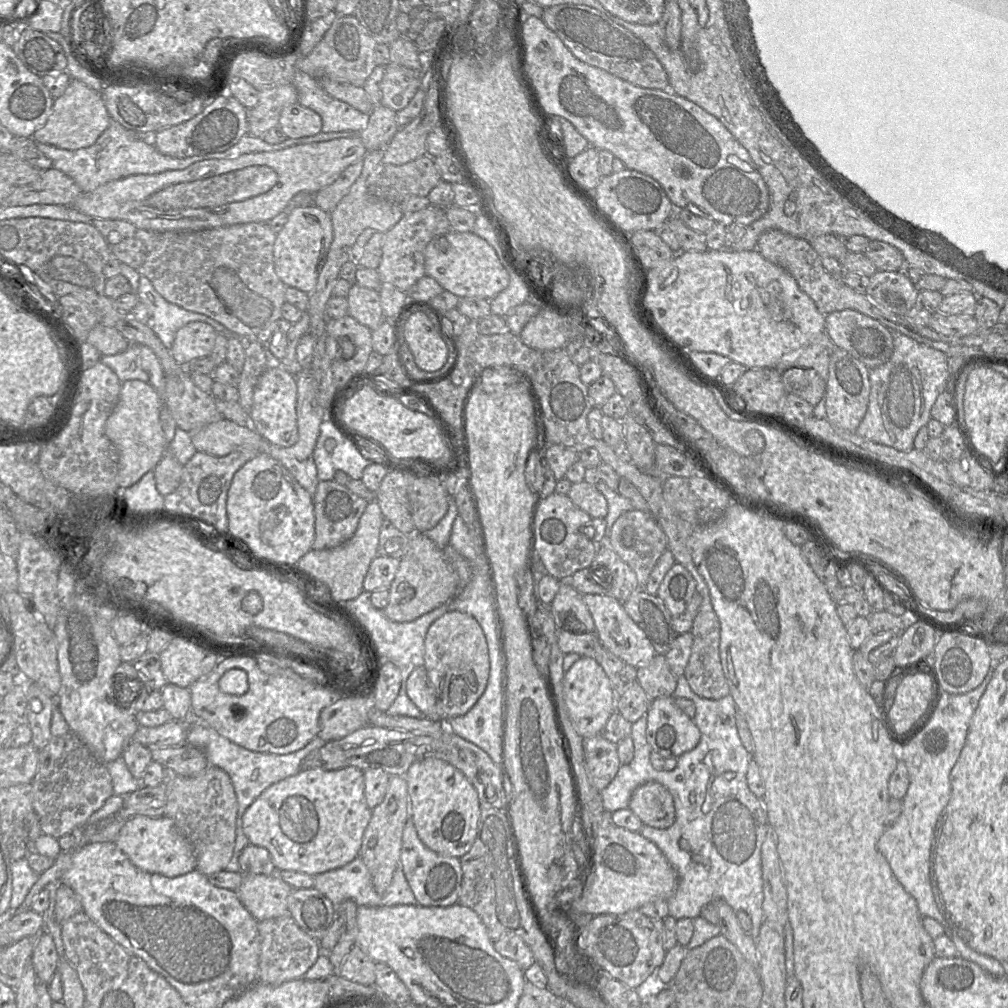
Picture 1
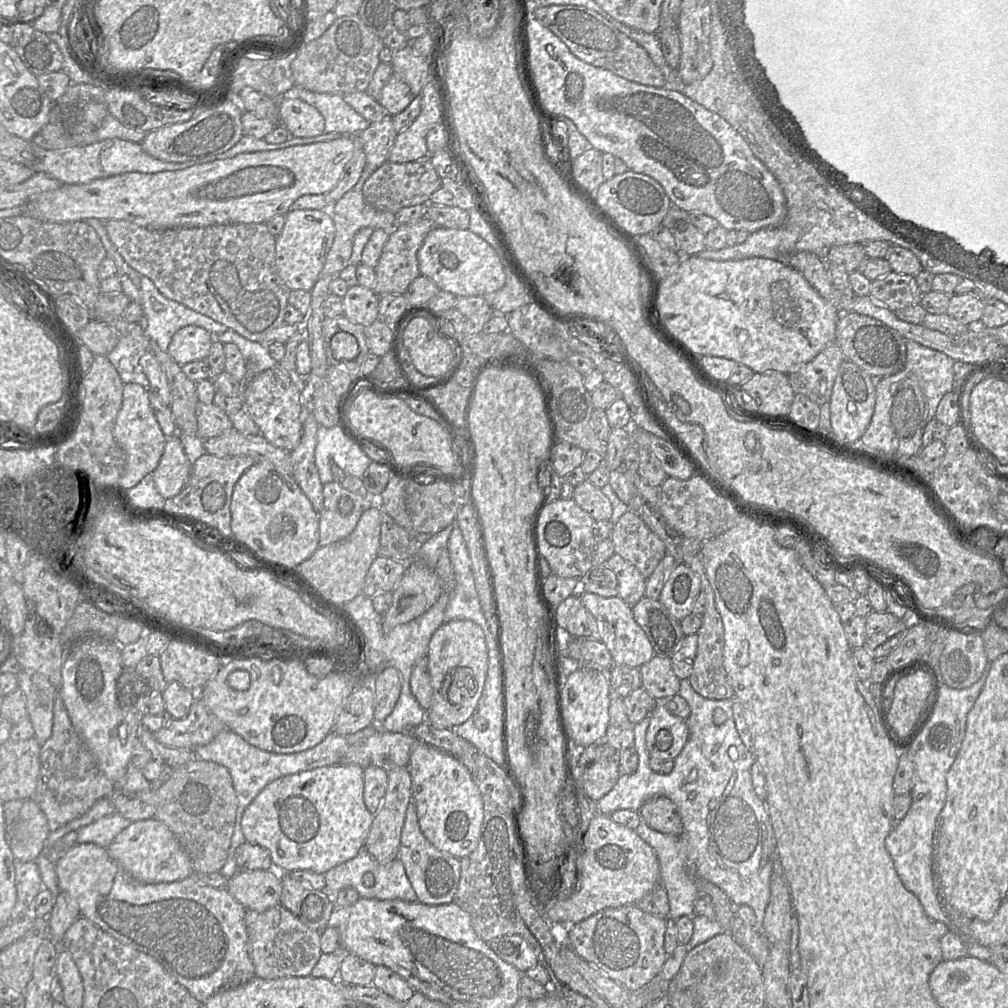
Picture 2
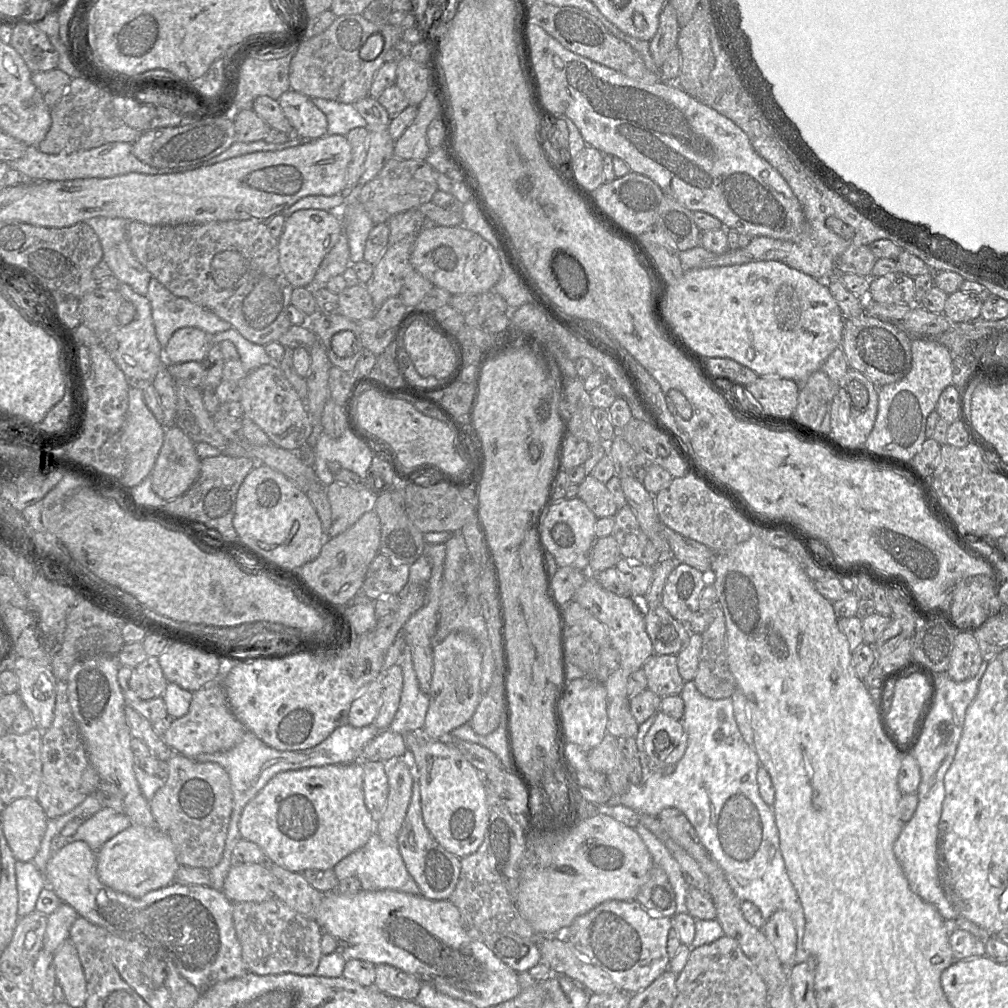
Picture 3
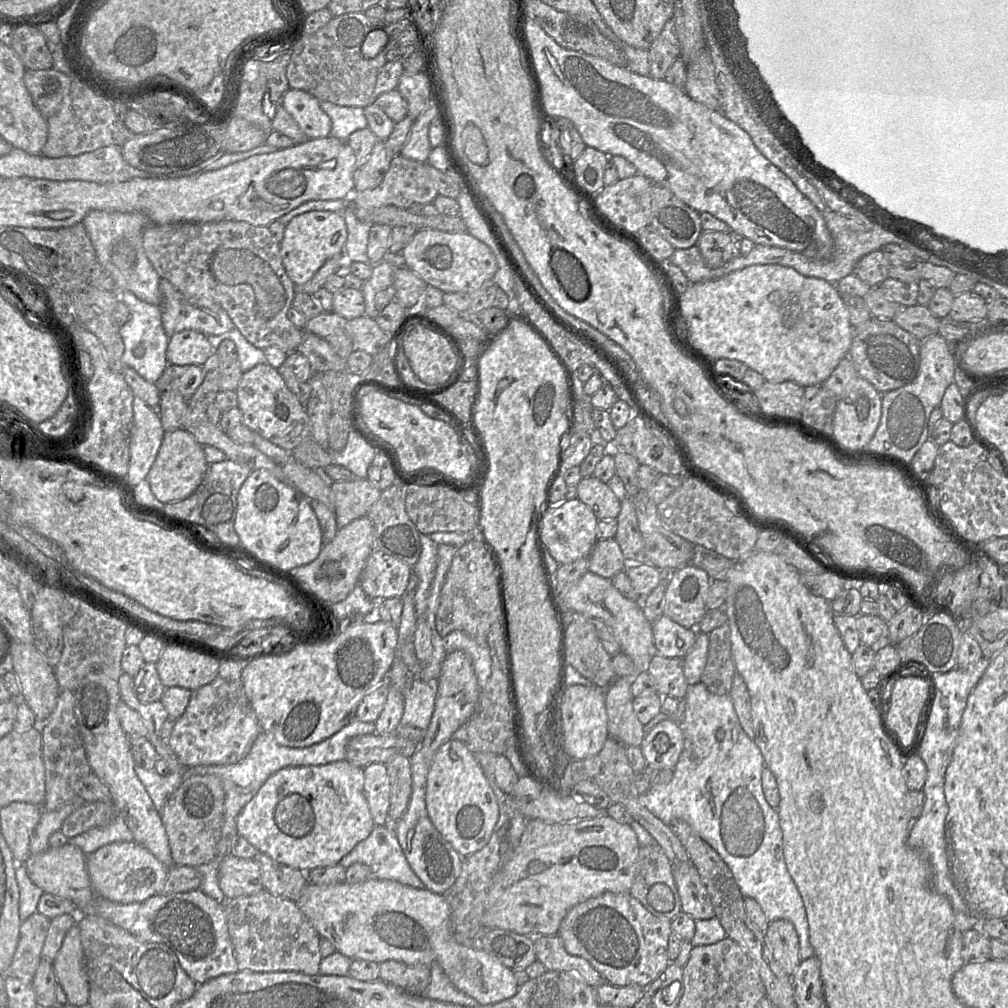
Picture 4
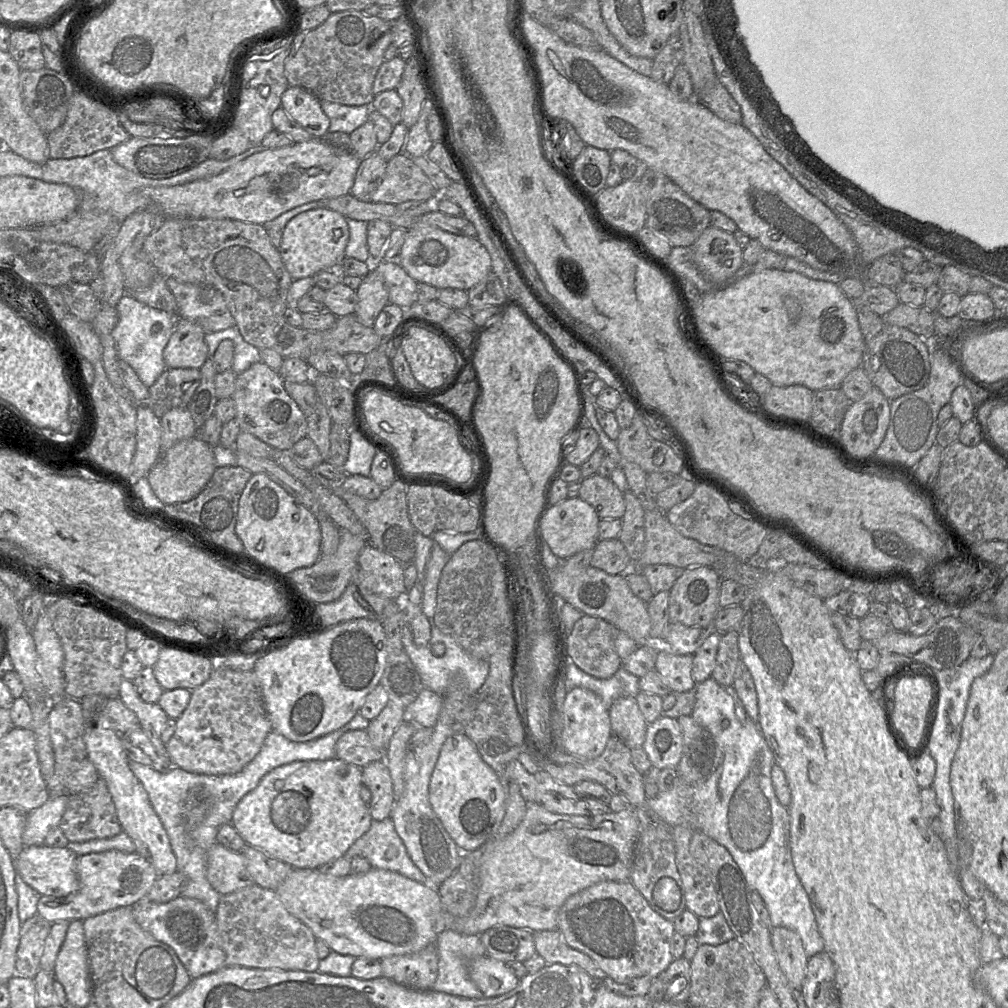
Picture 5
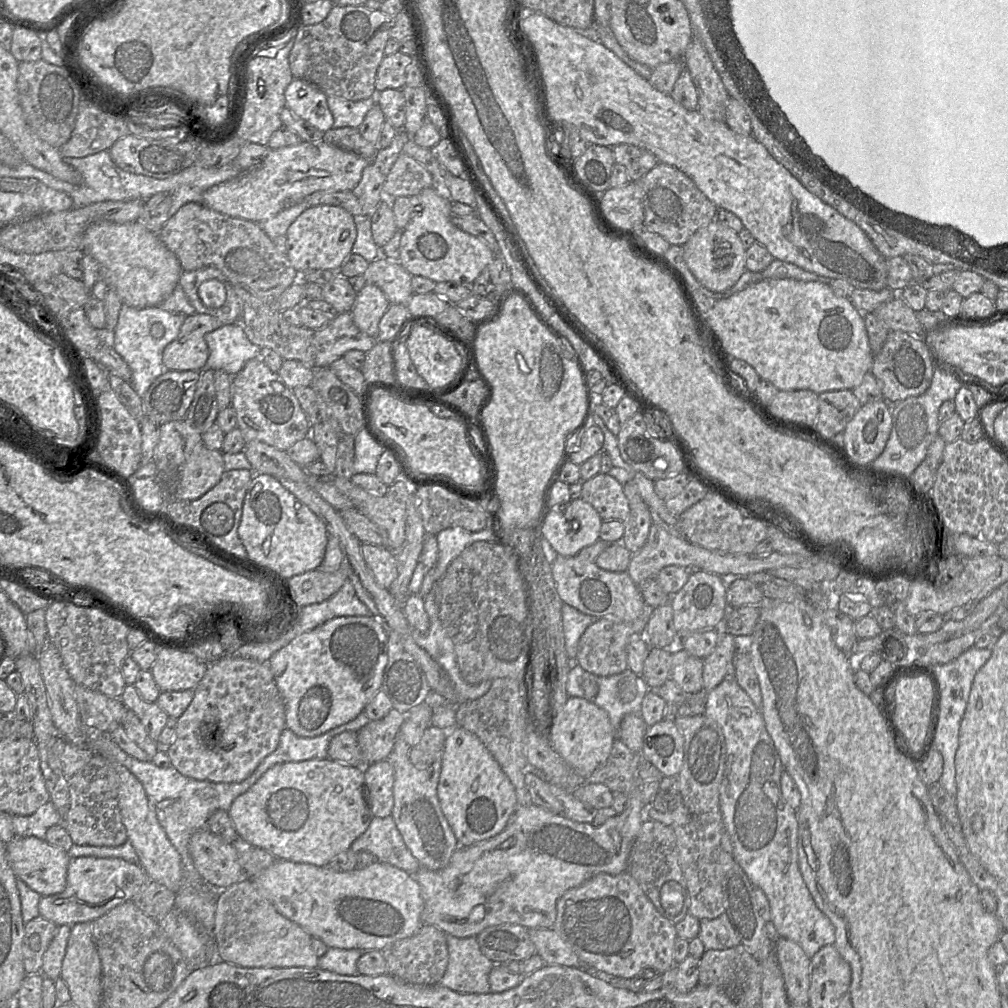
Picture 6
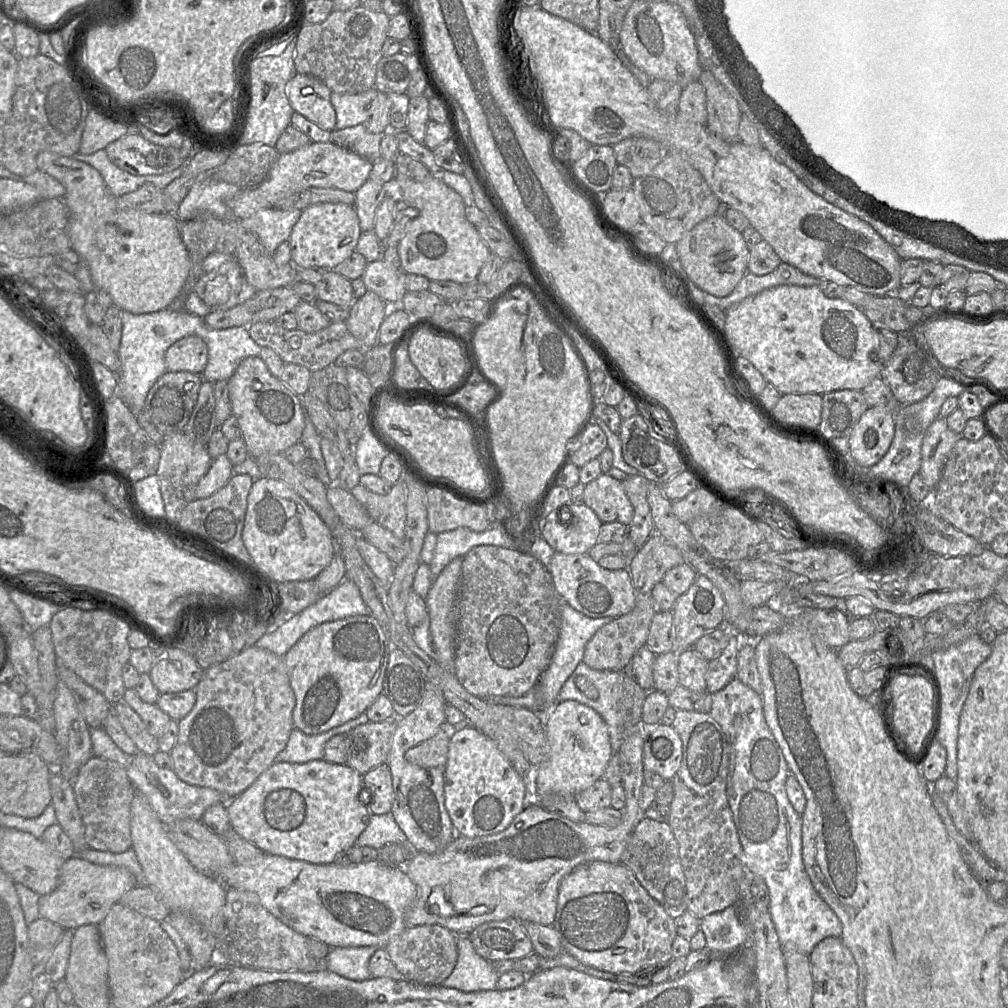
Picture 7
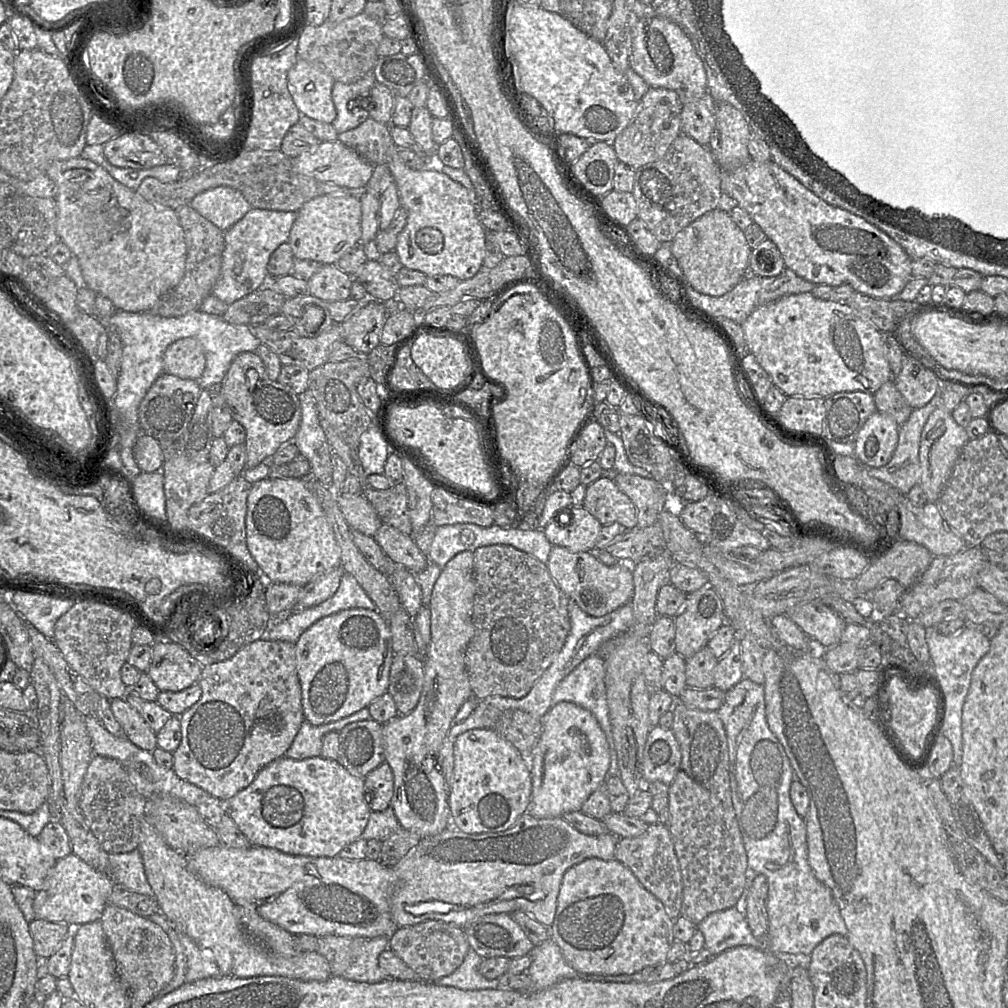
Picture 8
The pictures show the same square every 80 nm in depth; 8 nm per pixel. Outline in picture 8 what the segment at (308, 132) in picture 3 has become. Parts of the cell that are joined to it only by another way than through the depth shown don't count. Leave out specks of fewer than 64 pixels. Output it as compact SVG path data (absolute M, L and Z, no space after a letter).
M297 59L287 75L288 90L300 114L332 123L337 111L332 99L335 79L319 67Z

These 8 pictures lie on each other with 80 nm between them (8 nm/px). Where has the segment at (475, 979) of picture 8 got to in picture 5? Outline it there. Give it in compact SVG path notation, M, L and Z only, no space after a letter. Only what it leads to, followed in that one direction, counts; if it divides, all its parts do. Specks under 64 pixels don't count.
M451 929L439 930L435 947L438 974L431 989L463 998L483 998L468 972L471 961L486 955L479 935L463 935Z

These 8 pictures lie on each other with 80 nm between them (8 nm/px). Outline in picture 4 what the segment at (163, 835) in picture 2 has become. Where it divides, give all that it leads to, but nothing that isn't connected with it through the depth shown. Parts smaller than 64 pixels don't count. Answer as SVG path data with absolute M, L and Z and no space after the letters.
M134 841L114 842L99 848L87 855L86 866L94 892L117 903L140 902L159 894L169 870L169 866Z

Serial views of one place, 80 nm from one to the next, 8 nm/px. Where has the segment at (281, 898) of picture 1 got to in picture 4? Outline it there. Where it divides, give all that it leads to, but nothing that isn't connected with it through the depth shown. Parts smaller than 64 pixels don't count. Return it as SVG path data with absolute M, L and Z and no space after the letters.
M226 855L219 867L218 881L226 899L254 895L264 890L260 865L253 858Z

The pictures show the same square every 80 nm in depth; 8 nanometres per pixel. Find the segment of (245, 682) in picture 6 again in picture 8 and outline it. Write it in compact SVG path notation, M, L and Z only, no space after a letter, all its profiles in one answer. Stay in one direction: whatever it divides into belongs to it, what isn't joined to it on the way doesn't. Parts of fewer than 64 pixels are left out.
M254 641L230 659L204 666L198 683L202 689L200 699L179 716L181 743L172 753L172 769L179 778L227 802L249 786L261 769L286 754L305 720L295 644Z

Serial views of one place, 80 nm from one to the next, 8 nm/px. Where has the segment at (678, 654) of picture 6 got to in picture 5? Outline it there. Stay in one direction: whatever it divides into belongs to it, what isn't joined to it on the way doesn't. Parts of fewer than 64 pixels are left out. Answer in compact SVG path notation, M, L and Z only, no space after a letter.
M659 651L655 671L671 690L679 694L693 690L697 685L692 678L693 655L677 655Z

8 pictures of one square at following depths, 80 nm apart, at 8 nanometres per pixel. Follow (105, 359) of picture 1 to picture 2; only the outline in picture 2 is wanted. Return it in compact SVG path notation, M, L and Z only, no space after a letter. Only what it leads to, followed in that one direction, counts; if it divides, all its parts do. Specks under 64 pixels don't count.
M145 315L139 322L128 323L128 334L119 336L115 348L106 355L122 382L136 383L150 390L150 383L140 366L140 358L149 351Z

